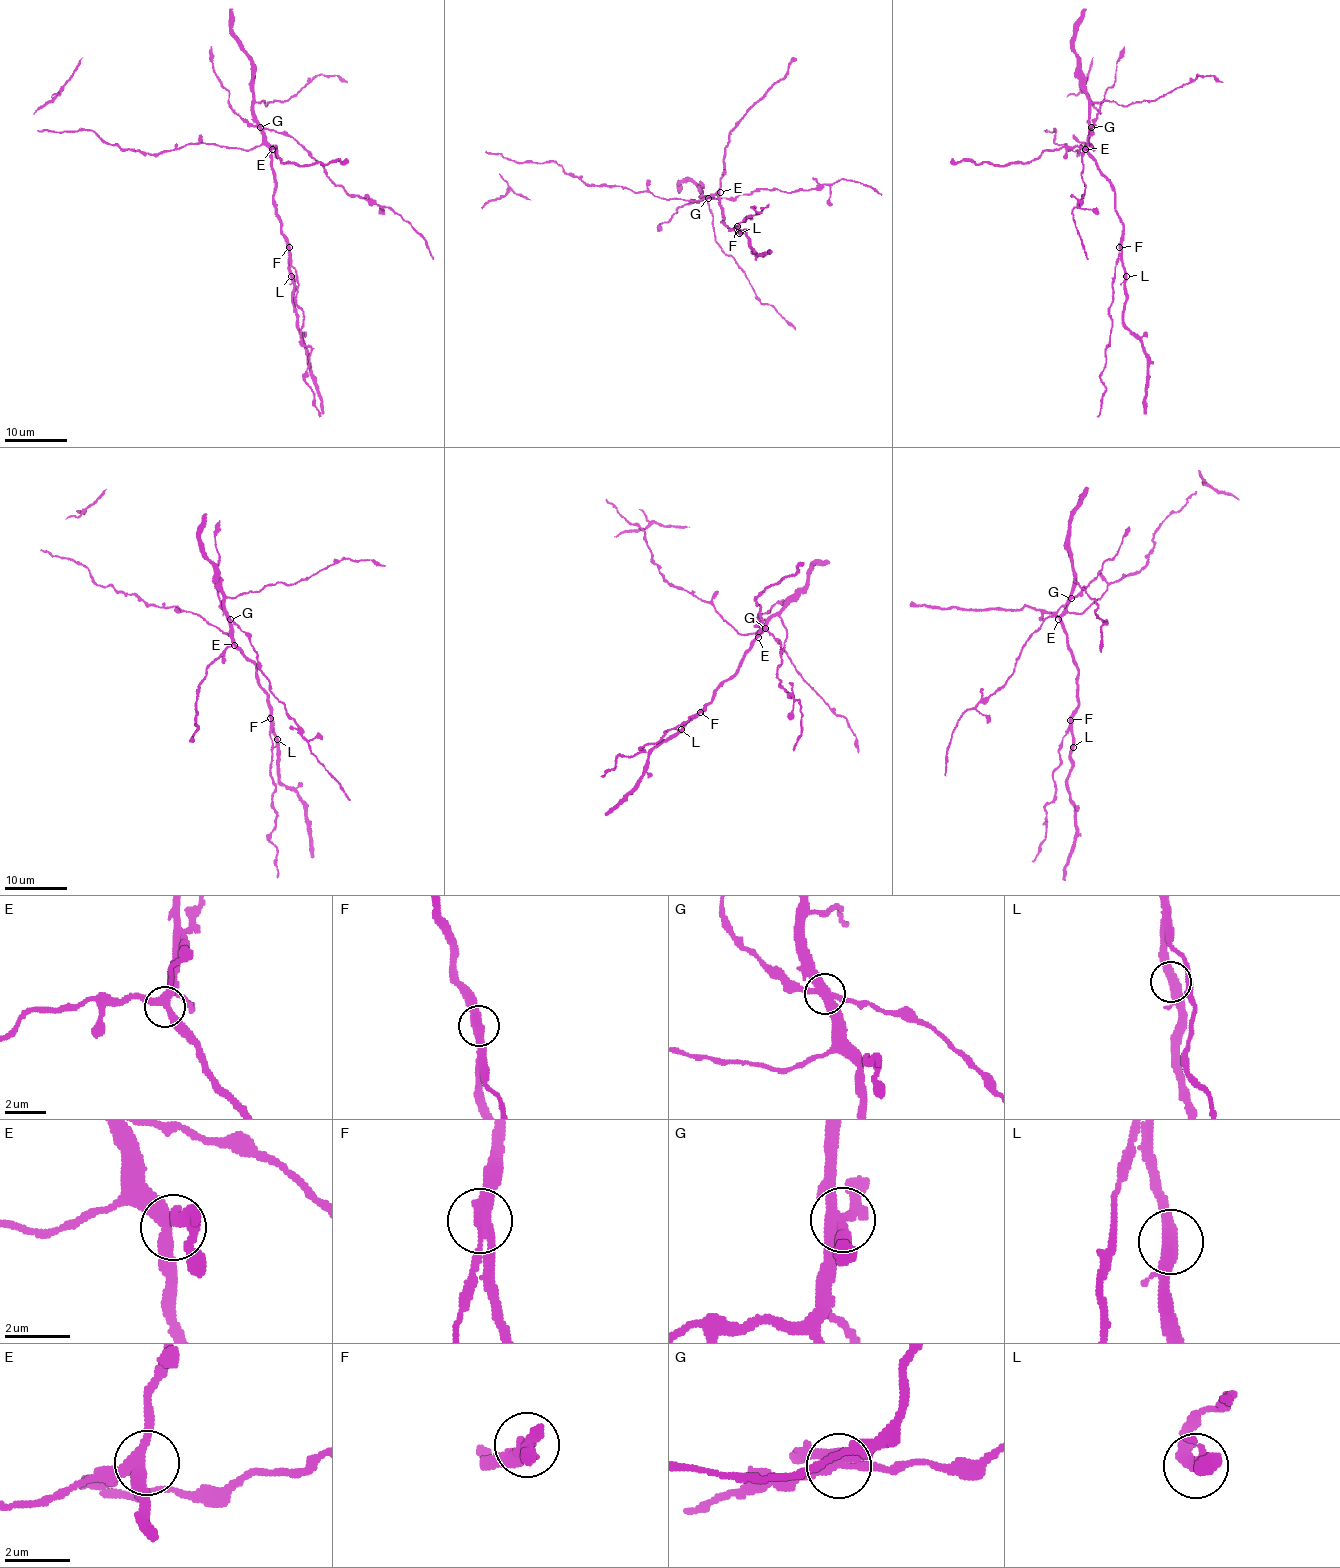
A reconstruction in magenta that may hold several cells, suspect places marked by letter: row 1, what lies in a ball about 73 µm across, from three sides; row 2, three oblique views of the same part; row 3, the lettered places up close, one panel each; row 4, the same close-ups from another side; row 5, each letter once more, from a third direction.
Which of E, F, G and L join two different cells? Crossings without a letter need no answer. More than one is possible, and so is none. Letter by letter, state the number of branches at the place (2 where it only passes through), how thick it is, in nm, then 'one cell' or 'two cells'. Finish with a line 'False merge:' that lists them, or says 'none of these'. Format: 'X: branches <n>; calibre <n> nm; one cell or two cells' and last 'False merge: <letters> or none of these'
E: branches 3; calibre 360 nm; one cell
F: branches 2; calibre 360 nm; two cells
G: branches 4; calibre 400 nm; two cells
L: branches 2; calibre 420 nm; one cell
False merge: F, G

